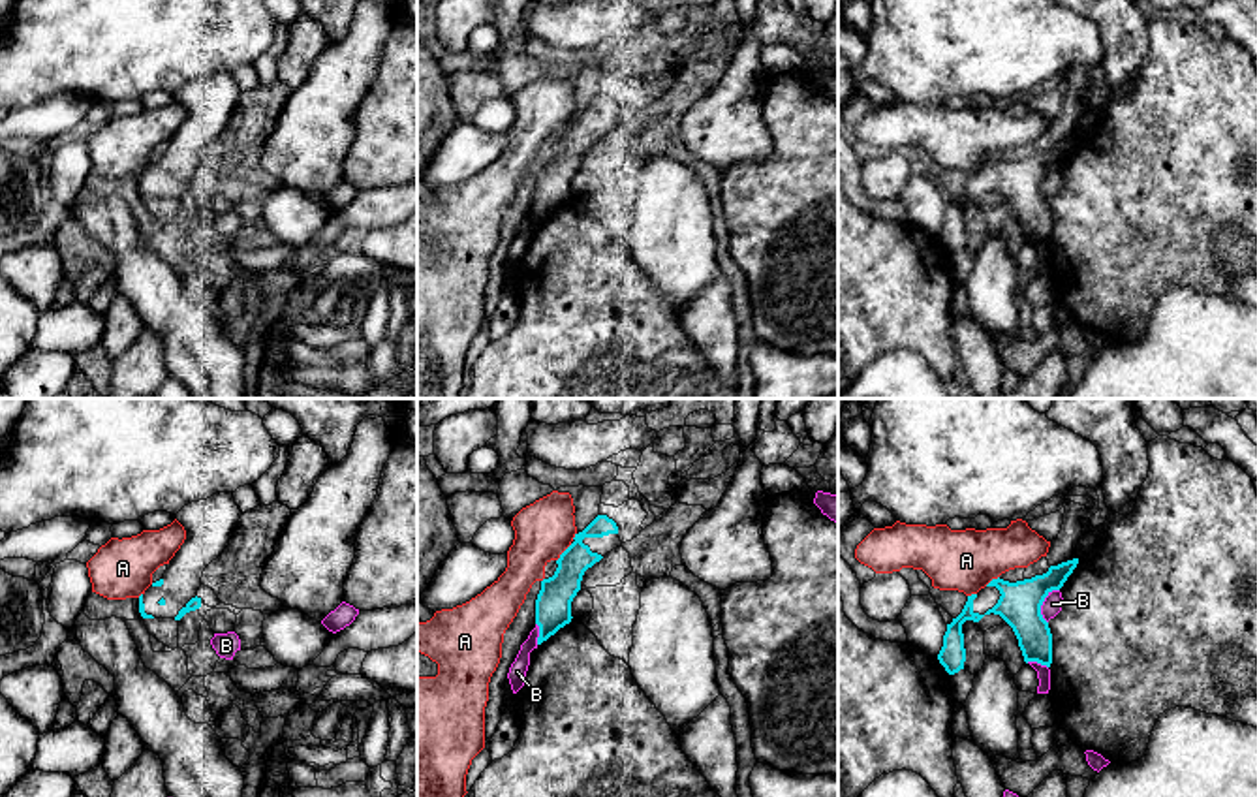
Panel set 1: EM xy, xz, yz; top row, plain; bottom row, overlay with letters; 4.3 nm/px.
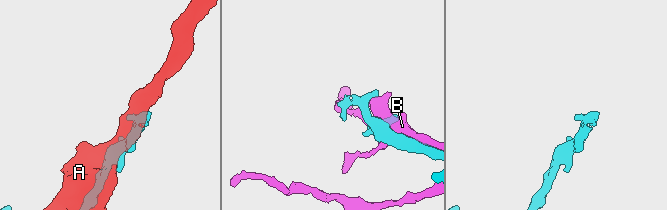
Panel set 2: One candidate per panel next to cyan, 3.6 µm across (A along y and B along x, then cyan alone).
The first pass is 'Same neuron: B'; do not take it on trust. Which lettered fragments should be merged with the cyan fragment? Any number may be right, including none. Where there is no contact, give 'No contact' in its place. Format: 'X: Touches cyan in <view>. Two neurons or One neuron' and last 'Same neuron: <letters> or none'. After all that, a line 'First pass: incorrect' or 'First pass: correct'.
A: Touches cyan in xz. Two neurons
B: Touches cyan in yz. Two neurons
Same neuron: none
First pass: incorrect

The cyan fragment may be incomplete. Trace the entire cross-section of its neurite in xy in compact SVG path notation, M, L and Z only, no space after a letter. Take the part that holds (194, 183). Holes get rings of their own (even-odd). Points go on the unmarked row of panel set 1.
M233 71L192 81L175 94L186 109L186 118L169 139L163 156L139 175L143 197L180 199L201 186L197 169L203 150L229 124L241 94Z

